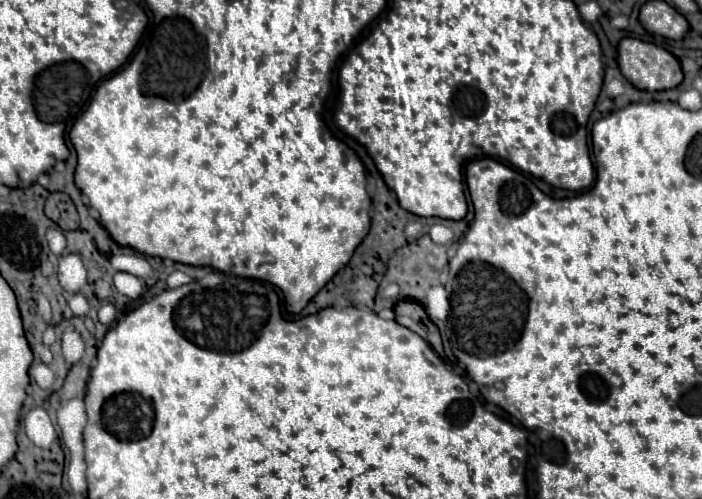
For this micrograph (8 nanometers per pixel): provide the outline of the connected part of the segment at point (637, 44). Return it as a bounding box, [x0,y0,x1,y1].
[617,38,683,92]

